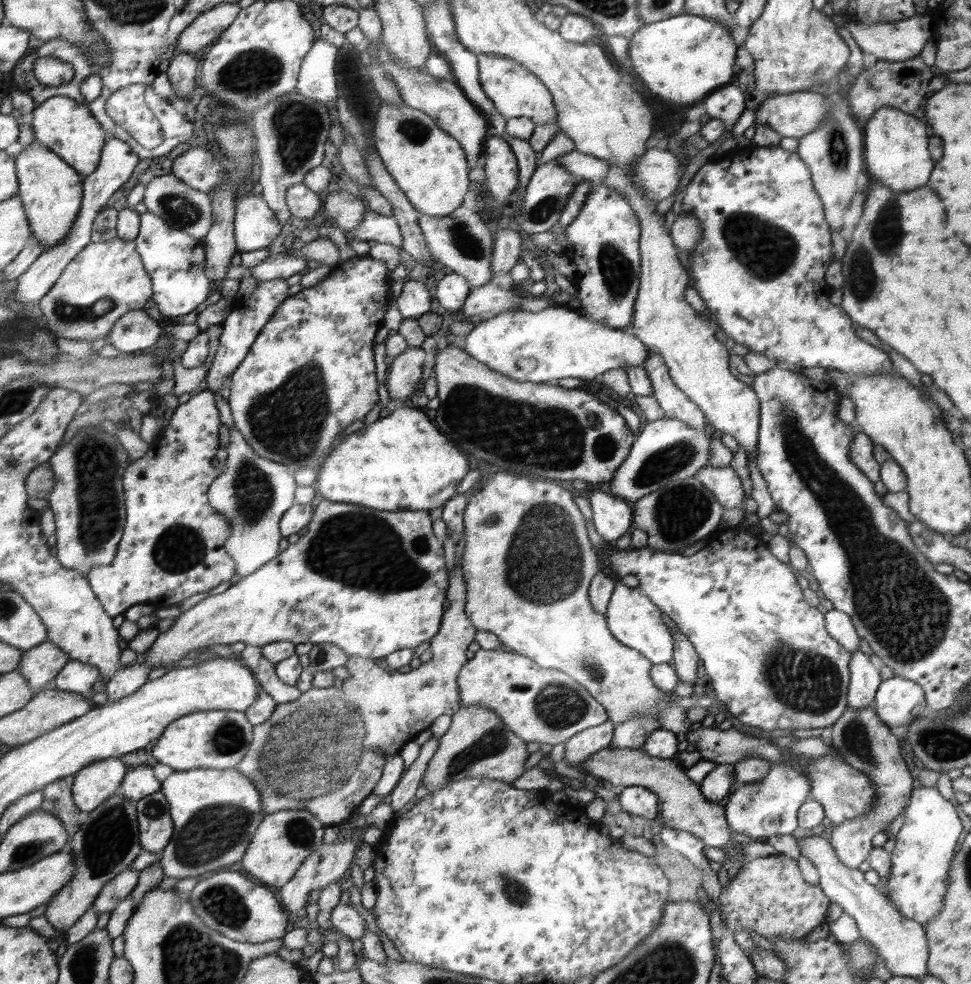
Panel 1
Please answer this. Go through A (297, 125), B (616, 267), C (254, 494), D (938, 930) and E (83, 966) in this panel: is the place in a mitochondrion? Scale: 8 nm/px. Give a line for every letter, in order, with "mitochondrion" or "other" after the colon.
A: mitochondrion
B: mitochondrion
C: mitochondrion
D: other
E: mitochondrion

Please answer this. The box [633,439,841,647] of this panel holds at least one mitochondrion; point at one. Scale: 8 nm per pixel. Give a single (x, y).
(680, 511)

